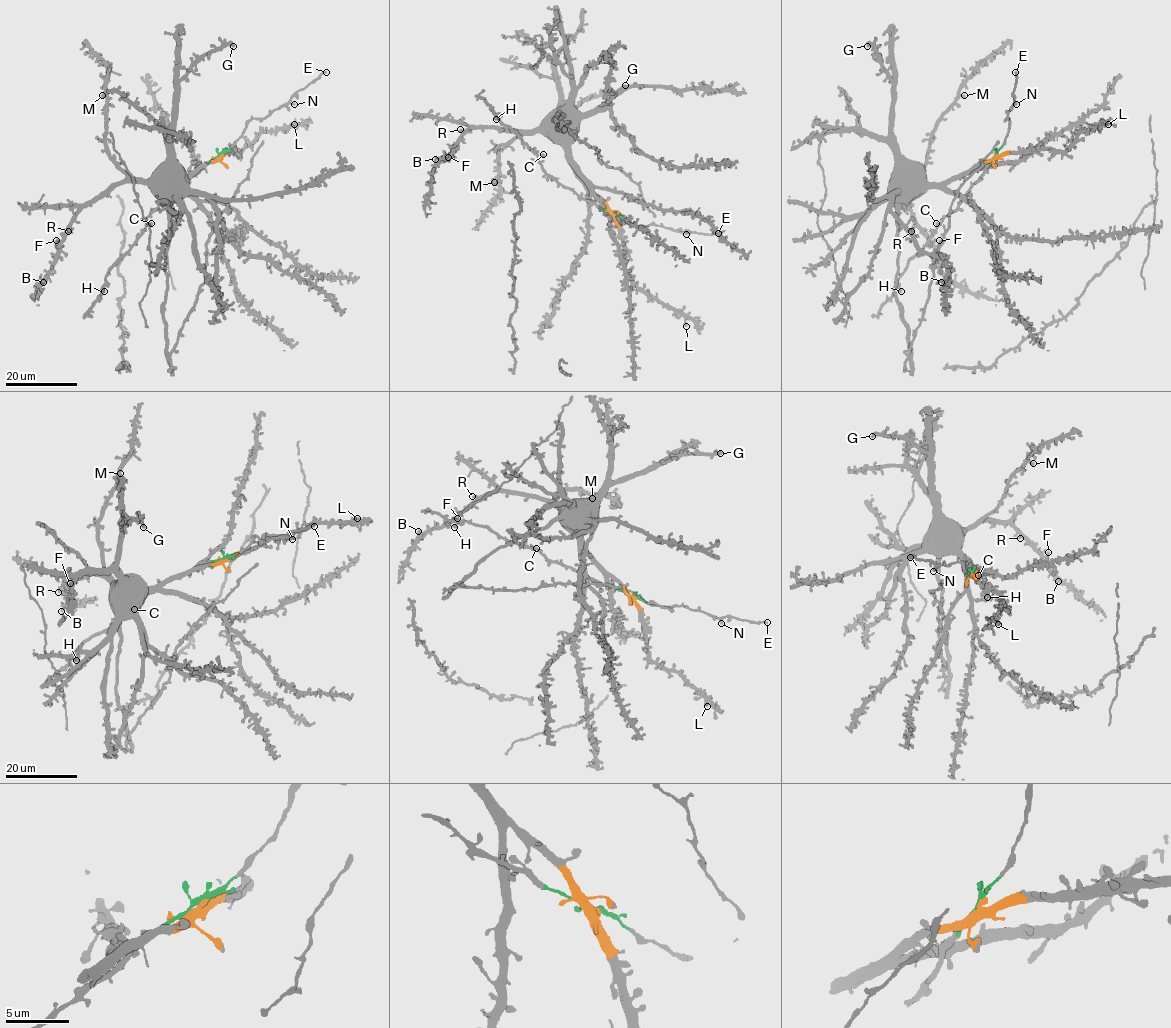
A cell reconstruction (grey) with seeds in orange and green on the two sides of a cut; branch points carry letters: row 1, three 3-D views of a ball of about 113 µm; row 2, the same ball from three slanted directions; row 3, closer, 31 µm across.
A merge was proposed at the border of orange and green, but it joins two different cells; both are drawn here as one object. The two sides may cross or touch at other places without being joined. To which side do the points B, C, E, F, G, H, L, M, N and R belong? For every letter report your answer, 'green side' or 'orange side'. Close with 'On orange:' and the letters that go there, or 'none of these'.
B: orange side
C: green side
E: green side
F: orange side
G: orange side
H: green side
L: orange side
M: orange side
N: green side
R: orange side
On orange: B, F, G, L, M, R

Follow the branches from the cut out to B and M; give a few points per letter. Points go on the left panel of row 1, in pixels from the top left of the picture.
B: (219, 155), (179, 183), (112, 183), (78, 213), (61, 244), (52, 270), (43, 282)
M: (219, 155), (179, 183), (155, 182), (129, 176), (110, 154), (105, 131), (106, 97), (102, 95)

